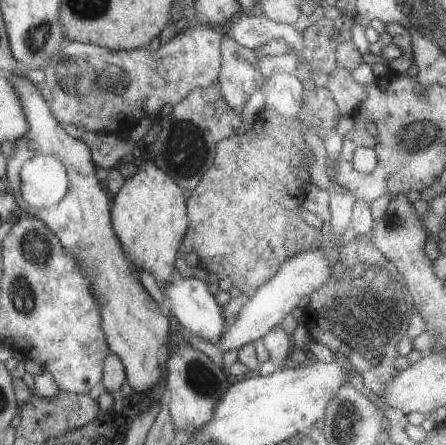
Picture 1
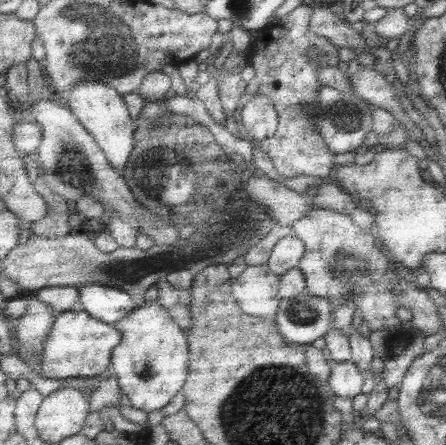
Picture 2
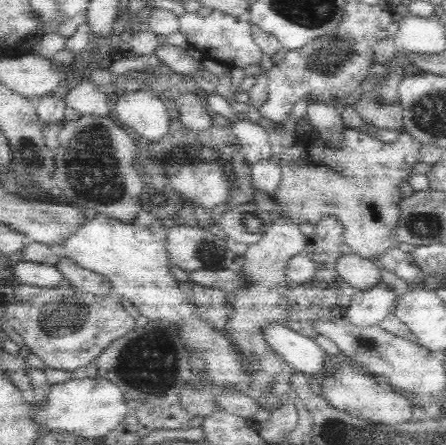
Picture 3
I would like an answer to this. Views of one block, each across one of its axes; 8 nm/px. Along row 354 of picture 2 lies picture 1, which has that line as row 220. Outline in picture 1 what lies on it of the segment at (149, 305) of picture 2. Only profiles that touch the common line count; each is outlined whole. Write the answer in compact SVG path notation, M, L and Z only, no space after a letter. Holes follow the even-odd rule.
M143 158L143 164L123 182L111 204L111 230L121 244L121 252L139 272L149 272L159 286L171 278L175 250L187 230L185 200L181 200L181 196L183 188L167 176L167 170Z

